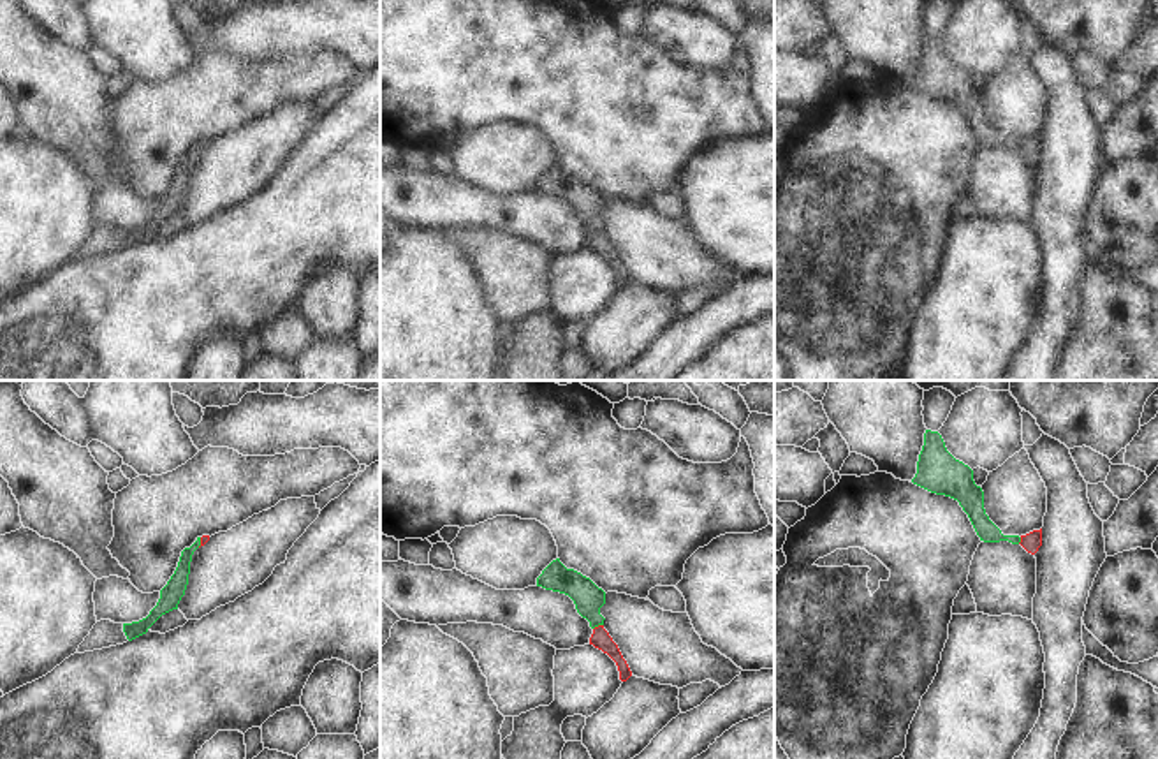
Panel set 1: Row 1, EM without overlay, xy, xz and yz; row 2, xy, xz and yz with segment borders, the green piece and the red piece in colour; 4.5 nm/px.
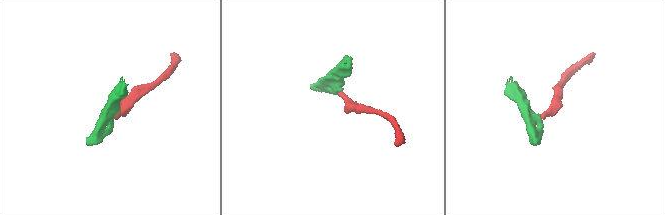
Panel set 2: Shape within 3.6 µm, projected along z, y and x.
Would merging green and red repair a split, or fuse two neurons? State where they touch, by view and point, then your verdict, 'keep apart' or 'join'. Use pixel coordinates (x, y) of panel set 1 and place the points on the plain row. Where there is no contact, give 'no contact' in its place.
xz (597, 231) | join

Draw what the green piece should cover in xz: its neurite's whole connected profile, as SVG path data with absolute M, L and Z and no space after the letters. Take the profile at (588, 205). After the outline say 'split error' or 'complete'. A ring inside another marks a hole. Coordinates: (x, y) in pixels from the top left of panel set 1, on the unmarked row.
M560 164L553 166L537 183L537 192L568 201L577 218L590 227L593 239L590 250L607 259L618 271L619 285L627 287L632 276L623 264L618 250L604 234L604 222L600 213L605 210L605 197L598 194L590 183L574 174L567 174Z | split error

